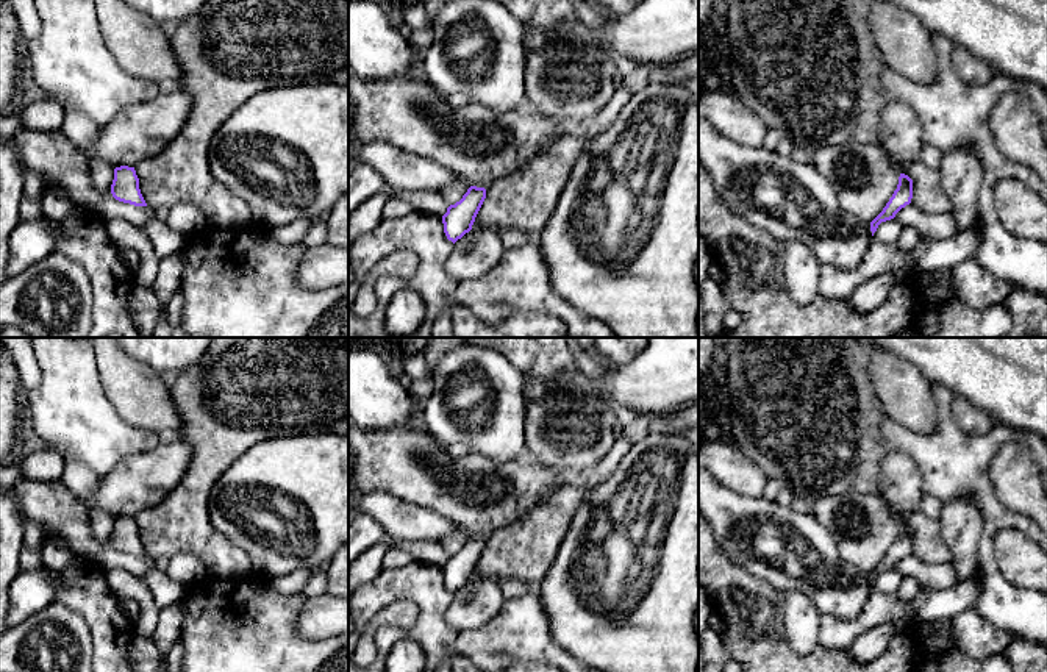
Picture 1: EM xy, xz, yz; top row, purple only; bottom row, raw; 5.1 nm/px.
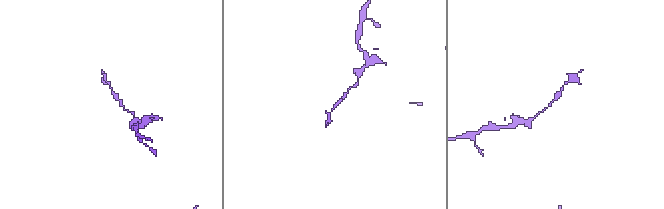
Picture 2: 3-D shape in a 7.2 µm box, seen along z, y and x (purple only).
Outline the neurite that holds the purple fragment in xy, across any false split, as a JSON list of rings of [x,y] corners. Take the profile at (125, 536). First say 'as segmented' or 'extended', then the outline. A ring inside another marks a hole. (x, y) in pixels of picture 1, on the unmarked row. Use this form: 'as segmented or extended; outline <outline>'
as segmented; outline [[[120,516],[114,519],[111,544],[119,552],[130,553],[134,556],[147,556],[139,539],[139,528],[136,525],[134,517]]]

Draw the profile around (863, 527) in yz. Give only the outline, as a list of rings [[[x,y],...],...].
[[[830,489],[813,495],[811,514],[833,538],[839,558],[872,572],[899,534],[899,520],[880,494]]]

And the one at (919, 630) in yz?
[[[911,616],[908,619],[897,619],[894,624],[895,633],[908,634],[916,642],[927,642],[931,639],[931,628],[927,620]]]

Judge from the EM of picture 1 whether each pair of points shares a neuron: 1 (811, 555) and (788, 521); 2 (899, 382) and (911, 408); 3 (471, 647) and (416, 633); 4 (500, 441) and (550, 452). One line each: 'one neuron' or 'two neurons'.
1: one neuron
2: one neuron
3: two neurons
4: two neurons

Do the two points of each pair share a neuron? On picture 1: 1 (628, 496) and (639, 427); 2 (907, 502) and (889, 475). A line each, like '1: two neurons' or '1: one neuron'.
1: two neurons
2: one neuron

